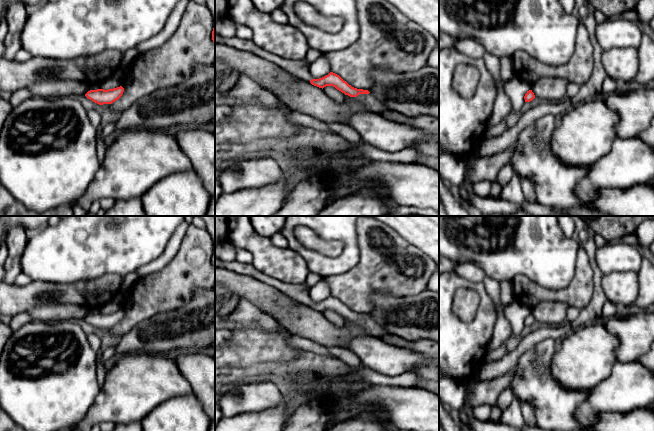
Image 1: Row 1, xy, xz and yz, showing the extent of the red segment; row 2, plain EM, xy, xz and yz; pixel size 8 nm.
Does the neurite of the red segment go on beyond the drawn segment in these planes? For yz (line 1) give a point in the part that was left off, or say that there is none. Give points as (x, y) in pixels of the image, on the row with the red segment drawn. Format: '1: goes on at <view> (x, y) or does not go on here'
1: does not go on here

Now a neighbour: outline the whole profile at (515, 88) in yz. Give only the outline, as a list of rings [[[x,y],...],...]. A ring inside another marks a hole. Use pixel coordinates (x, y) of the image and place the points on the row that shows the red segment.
[[[513,77],[504,83],[504,91],[509,97],[512,105],[512,112],[519,111],[525,103],[524,96],[531,90],[531,83]]]

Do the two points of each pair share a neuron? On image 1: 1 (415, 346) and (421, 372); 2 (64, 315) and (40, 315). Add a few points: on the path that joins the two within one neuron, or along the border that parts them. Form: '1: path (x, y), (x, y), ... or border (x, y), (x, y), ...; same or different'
1: path (422, 351), (427, 356), (427, 365); same
2: path (58, 315), (46, 315); same

